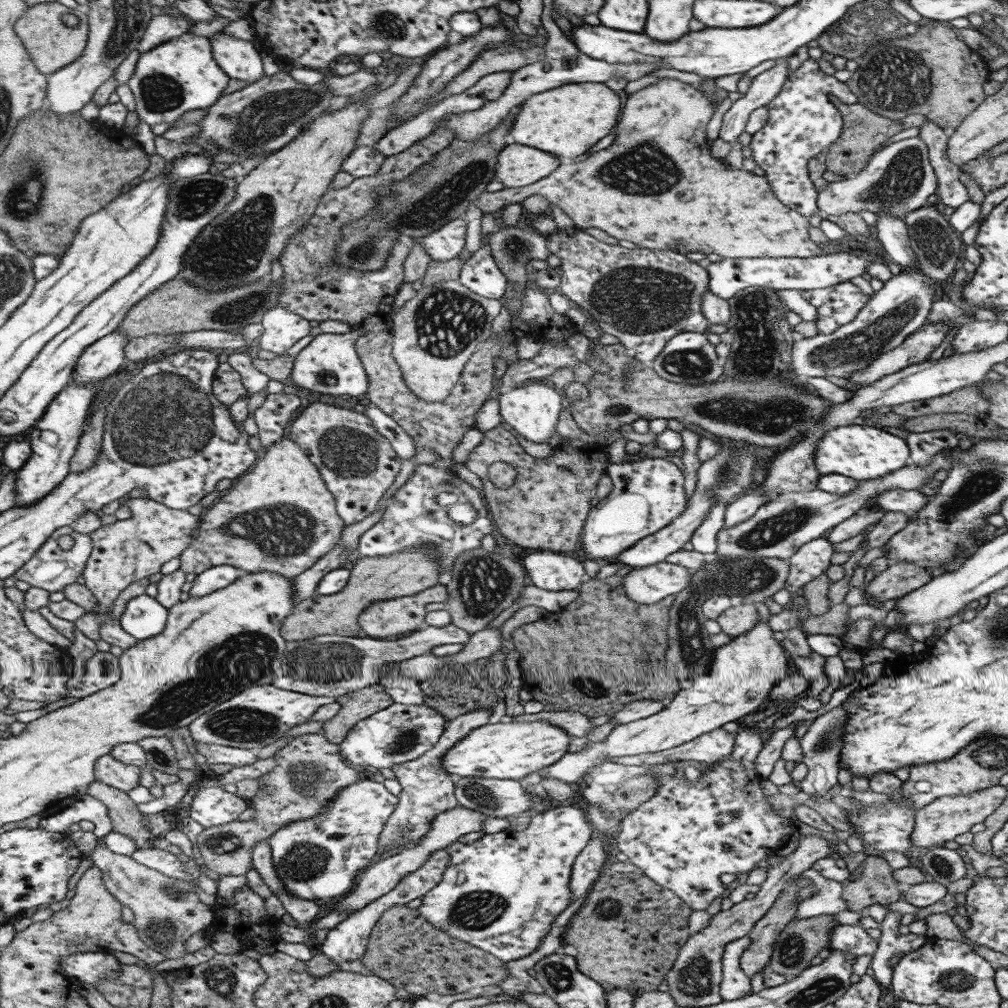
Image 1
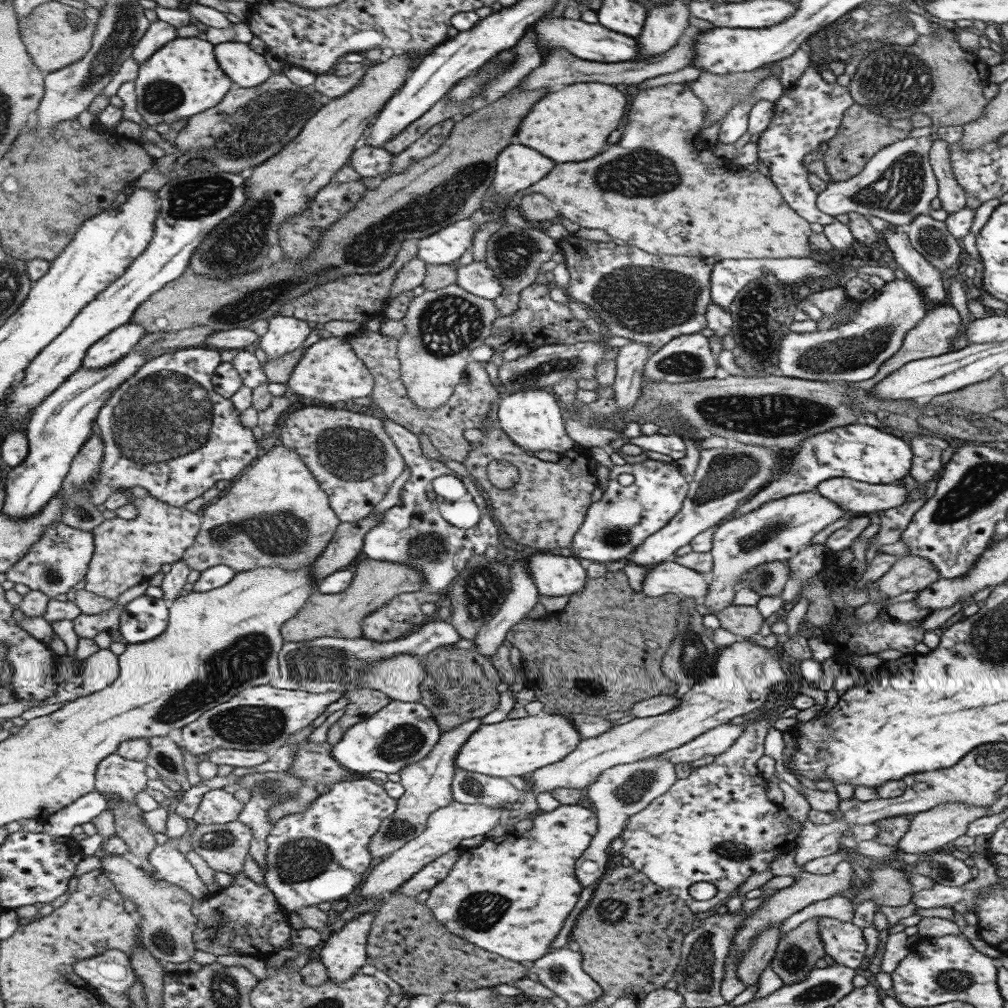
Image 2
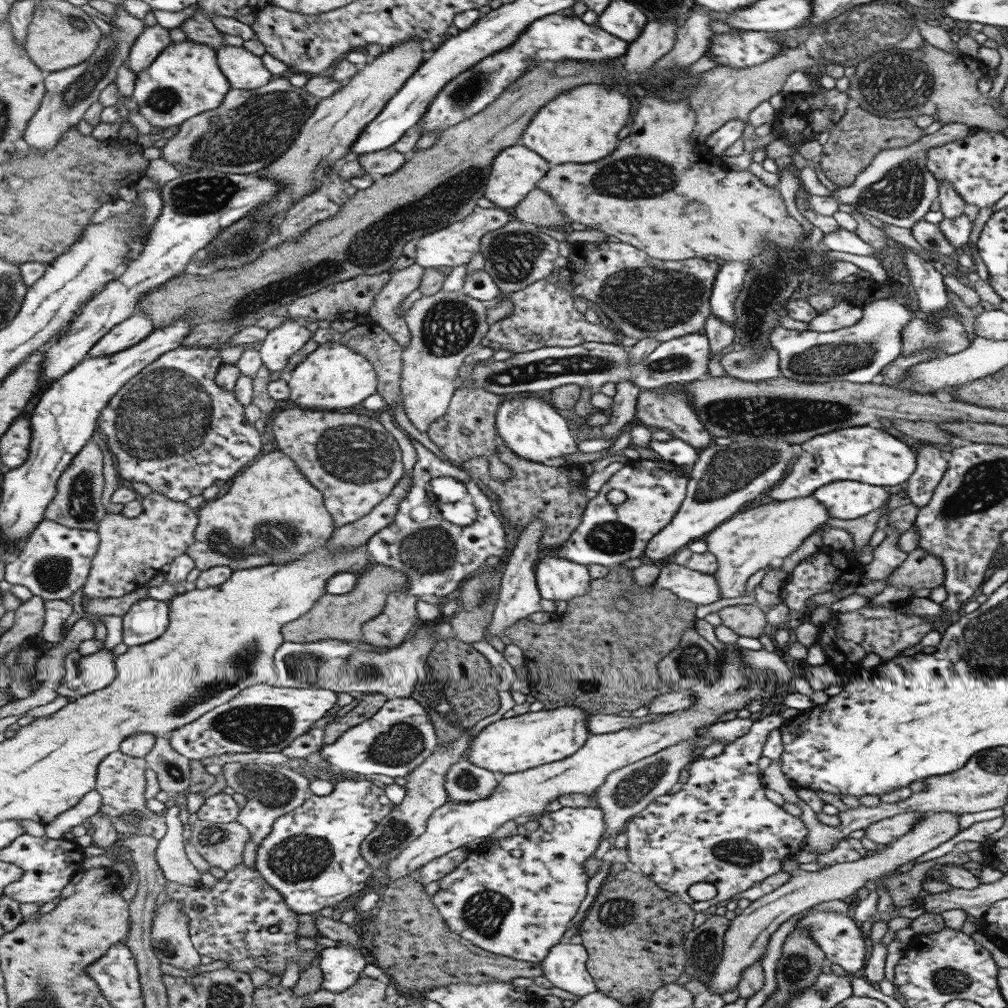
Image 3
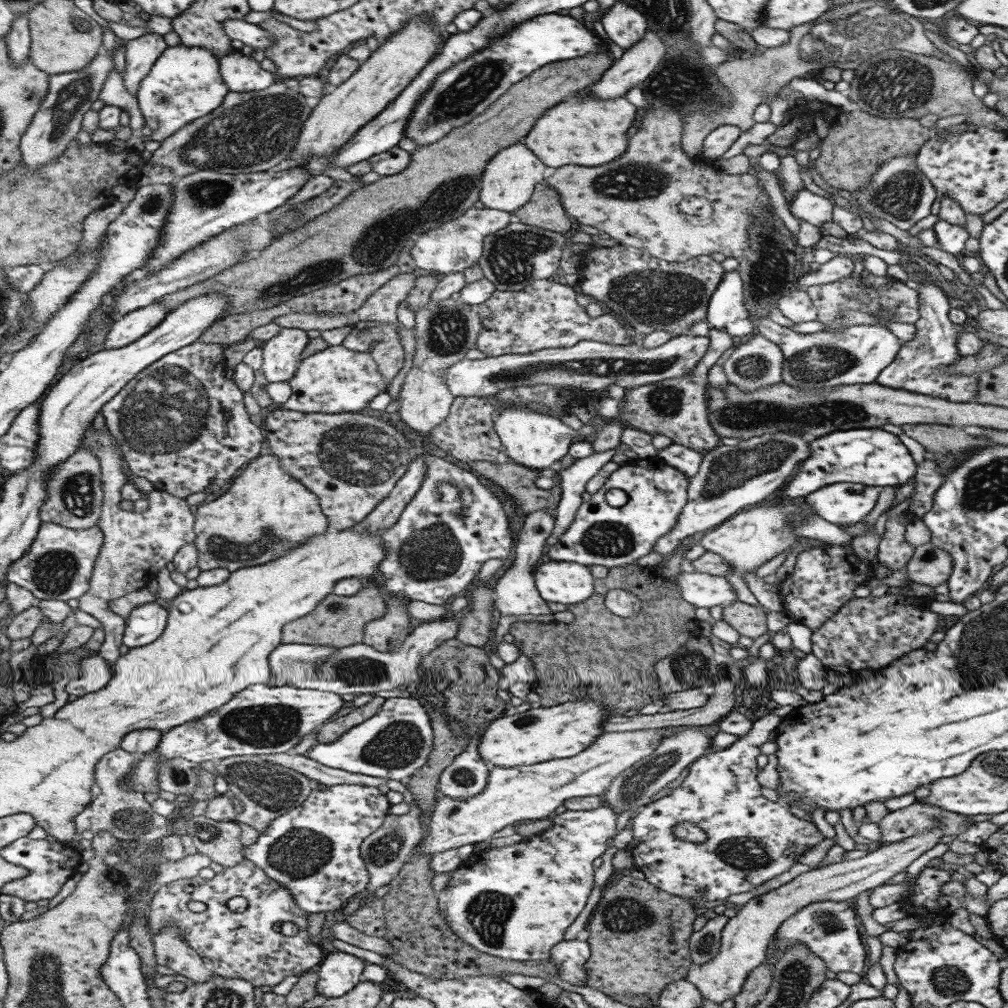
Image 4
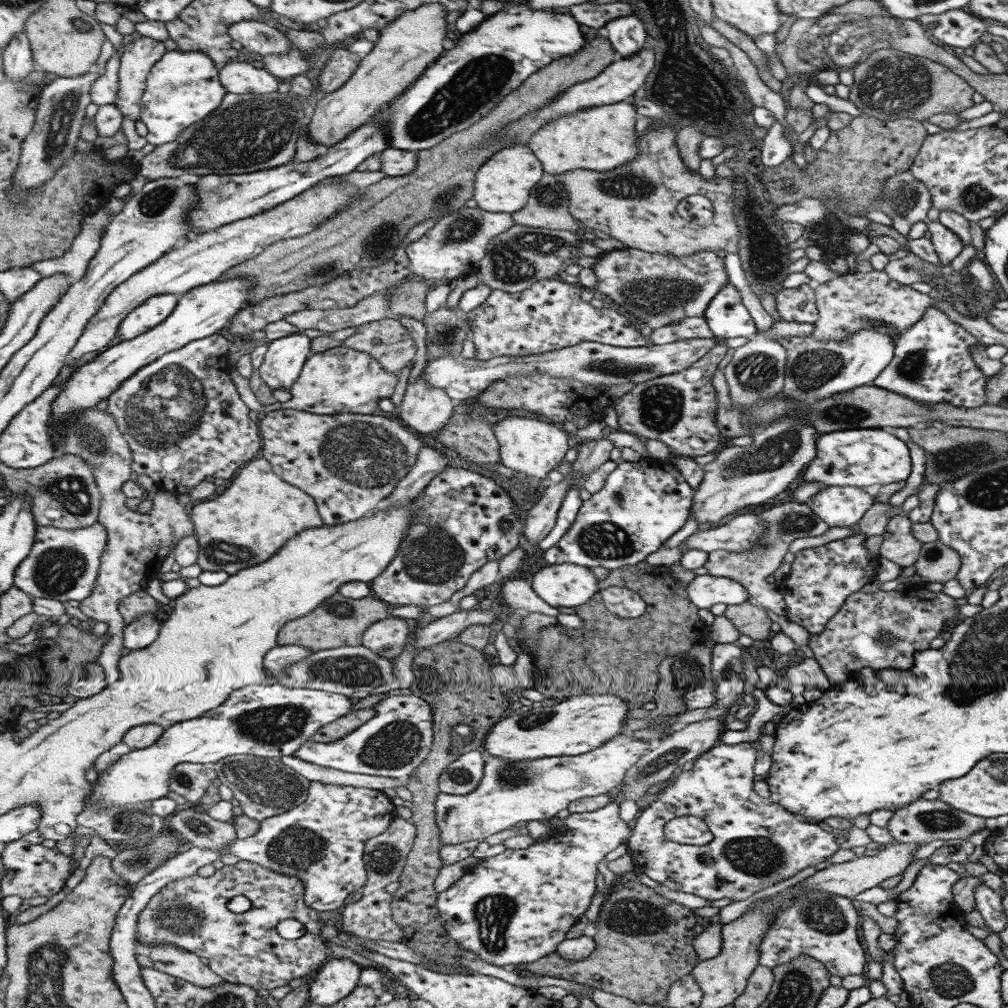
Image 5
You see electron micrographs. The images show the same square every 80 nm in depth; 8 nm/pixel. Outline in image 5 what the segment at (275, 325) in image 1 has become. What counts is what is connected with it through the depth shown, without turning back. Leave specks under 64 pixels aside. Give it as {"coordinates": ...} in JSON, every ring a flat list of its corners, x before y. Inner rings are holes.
{"coordinates":[[304,333,270,341,265,360,259,368,263,380,271,390,291,392,311,355,312,338]]}

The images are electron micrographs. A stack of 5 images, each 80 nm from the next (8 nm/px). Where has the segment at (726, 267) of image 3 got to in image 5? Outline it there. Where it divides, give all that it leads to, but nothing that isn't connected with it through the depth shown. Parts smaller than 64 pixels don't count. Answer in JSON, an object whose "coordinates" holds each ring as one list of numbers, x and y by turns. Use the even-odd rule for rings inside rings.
{"coordinates":[[729,281,711,298,702,317,709,330,719,339,737,336,750,338,757,331,743,306,741,295]]}

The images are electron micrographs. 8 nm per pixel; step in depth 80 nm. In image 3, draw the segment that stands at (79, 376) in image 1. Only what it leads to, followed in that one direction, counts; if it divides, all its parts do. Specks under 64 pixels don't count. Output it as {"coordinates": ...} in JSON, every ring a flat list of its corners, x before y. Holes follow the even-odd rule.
{"coordinates":[[142,310,137,311,131,318,117,325,107,333,89,352,90,358,109,356,123,352,145,340,153,331,151,317]]}

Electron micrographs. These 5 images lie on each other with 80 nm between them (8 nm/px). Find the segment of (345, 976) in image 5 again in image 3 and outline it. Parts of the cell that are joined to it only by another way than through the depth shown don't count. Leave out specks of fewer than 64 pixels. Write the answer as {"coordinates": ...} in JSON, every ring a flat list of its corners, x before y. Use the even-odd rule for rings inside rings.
{"coordinates":[[338,941,335,948,321,948,318,965,324,972,322,988,336,993,345,992,360,980,369,960,367,951,347,941]]}

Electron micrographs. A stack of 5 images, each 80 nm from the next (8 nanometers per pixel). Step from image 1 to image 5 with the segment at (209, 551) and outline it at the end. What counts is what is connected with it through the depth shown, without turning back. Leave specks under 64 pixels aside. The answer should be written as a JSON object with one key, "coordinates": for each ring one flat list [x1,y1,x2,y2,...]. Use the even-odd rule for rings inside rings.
{"coordinates":[[265,457,242,467,237,478,216,499,197,502,190,517,200,542,200,568,211,572,225,570,230,575,267,562,300,532,324,525,316,498,281,478]]}

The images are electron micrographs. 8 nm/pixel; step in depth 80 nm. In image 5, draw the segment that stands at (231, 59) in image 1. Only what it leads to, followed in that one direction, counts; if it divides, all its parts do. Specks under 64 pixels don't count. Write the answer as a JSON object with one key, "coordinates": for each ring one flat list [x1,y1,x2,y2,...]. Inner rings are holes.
{"coordinates":[[250,58,229,61,220,69,220,79,229,93,268,95,279,90,282,83,277,75,265,68,255,68]]}

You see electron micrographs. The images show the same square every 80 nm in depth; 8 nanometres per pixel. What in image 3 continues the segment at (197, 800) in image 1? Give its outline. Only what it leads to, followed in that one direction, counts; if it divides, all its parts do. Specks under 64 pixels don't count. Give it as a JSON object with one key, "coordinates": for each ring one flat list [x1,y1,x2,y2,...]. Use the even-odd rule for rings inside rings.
{"coordinates":[[221,791,206,798,197,815,201,820,223,824,237,821,241,810,233,796]]}

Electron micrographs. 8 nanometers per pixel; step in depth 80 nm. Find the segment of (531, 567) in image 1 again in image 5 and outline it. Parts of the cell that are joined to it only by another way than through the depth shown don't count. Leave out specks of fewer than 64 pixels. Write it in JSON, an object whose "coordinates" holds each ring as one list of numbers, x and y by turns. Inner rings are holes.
{"coordinates":[[561,563,535,570,533,590,548,606,577,608,597,592,597,580,589,567]]}

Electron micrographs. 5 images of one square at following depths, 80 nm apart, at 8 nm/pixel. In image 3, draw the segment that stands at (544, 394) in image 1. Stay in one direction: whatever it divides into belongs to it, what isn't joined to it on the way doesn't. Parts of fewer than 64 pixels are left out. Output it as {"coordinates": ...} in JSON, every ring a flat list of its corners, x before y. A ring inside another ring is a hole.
{"coordinates":[[532,394,506,397,496,416,499,438,517,454,533,462,546,463,548,458,575,454,577,442,569,434,565,420,555,412,552,404]]}

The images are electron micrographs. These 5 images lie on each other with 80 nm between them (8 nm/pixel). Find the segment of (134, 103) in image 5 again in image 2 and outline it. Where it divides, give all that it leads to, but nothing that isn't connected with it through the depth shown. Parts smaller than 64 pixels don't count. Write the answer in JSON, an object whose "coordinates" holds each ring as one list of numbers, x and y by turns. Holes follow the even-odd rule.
{"coordinates":[[163,20,153,21,147,29,146,35,136,44,132,57,140,66,160,48,176,38,177,26,163,22]]}

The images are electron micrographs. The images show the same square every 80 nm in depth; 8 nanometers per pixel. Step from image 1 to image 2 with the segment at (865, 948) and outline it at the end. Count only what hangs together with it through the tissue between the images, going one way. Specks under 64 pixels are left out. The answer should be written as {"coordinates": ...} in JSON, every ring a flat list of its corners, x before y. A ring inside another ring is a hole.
{"coordinates":[[819,916,818,935,825,954,833,958,835,963,853,970,859,968,865,952,865,940,859,927,850,922]]}

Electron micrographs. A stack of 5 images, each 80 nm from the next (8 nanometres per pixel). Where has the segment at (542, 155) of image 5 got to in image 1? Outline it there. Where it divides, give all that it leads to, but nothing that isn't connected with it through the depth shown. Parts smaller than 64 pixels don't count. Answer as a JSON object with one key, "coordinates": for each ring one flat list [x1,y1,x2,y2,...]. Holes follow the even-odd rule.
{"coordinates":[[580,82,531,95,519,107,521,110,510,134,514,143,537,148,562,161,572,161,589,155,591,148,612,132,619,118,621,100,615,90,603,83]]}

